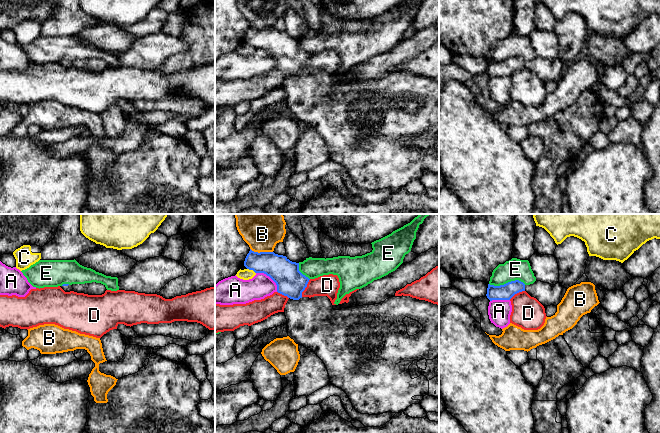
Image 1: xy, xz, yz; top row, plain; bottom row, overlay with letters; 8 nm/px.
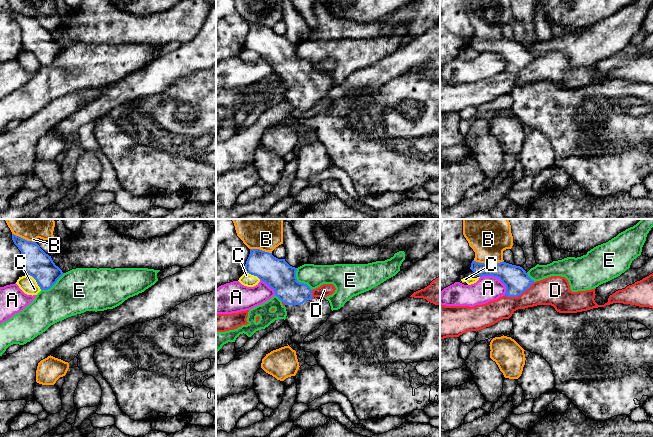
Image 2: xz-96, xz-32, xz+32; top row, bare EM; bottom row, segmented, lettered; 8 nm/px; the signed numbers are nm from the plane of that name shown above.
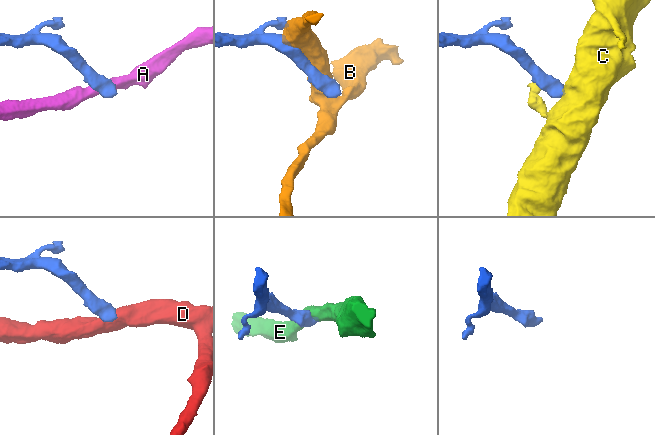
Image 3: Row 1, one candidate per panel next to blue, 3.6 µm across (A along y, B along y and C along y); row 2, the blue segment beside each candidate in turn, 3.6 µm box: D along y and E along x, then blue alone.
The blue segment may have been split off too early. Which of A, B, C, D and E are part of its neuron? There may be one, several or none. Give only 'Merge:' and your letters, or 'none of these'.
Merge: none of these

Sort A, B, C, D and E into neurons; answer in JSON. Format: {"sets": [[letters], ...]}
{"sets": [["A"], ["B"], ["C"], ["D"], ["E"]]}

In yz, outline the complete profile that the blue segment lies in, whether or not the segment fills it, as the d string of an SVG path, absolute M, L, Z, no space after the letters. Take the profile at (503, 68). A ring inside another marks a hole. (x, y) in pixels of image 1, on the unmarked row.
M515 56L500 62L488 60L486 72L490 77L510 76L515 70L522 67L526 67L546 83L550 81L557 82L564 73L567 64L560 59L551 61L536 56L533 60L525 61L523 58Z

